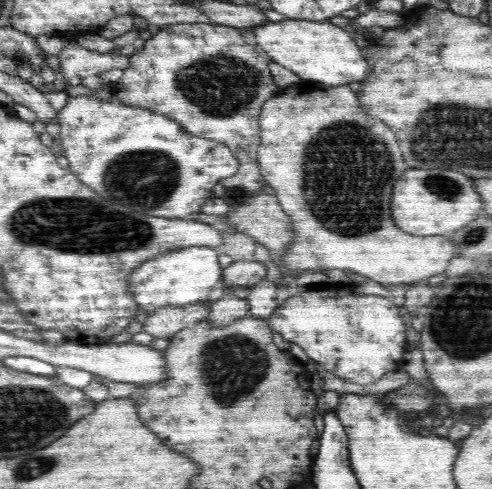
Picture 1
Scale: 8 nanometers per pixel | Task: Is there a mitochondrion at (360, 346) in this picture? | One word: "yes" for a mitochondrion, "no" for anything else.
no

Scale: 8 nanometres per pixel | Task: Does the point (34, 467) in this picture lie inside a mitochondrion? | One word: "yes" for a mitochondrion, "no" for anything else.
yes

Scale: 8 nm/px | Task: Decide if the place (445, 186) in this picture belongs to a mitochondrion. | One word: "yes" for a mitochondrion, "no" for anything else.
yes

